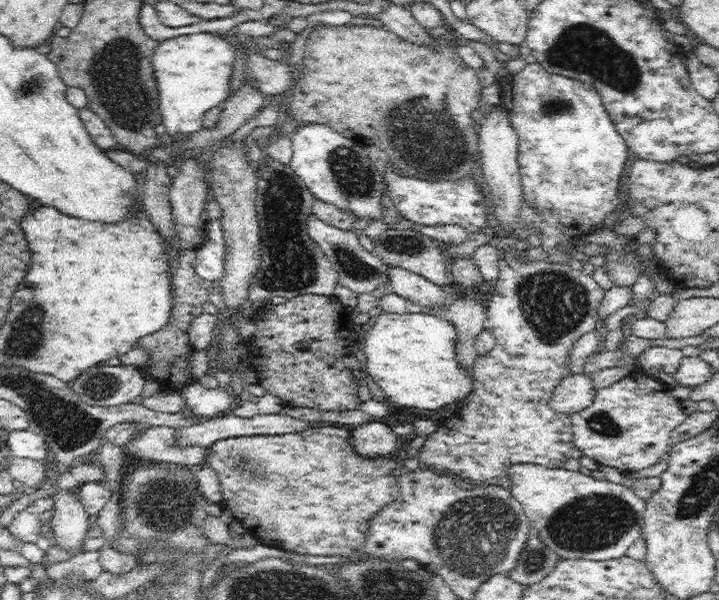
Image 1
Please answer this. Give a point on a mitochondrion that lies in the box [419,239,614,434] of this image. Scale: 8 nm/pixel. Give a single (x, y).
(552, 303)

